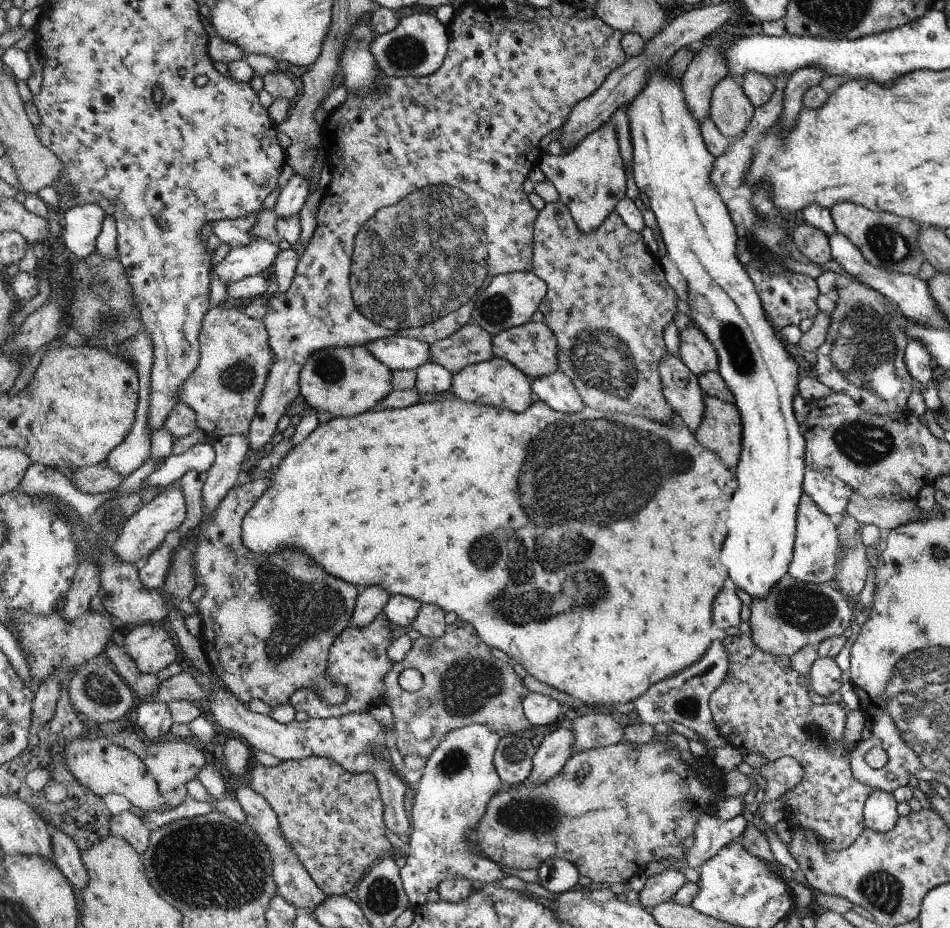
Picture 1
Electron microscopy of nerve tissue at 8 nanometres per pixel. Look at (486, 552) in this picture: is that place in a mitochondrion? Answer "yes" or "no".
yes

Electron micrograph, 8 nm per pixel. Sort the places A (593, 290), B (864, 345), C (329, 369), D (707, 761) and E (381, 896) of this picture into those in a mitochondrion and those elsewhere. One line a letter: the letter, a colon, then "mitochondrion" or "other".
A: other
B: mitochondrion
C: mitochondrion
D: other
E: mitochondrion

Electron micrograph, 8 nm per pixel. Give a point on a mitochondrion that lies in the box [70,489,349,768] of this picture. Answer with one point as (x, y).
(305, 608)

